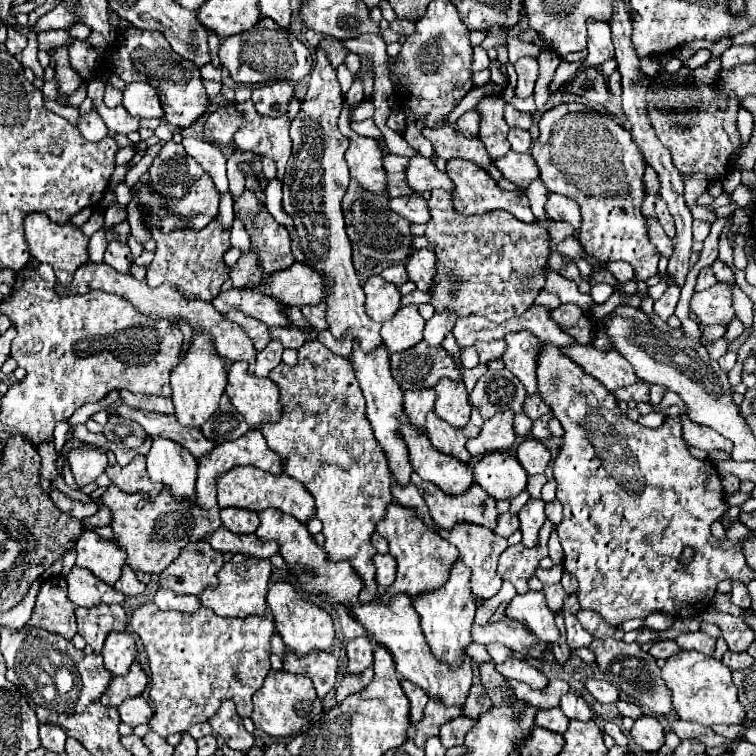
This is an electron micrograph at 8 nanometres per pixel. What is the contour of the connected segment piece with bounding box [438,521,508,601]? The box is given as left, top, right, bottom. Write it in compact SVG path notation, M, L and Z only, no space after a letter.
M460 521L452 529L438 529L438 533L440 533L440 537L444 537L452 545L456 545L456 549L460 551L460 559L464 561L464 565L470 567L470 571L472 571L470 585L472 585L474 597L482 599L482 601L494 597L500 591L500 585L502 585L502 579L496 575L496 563L498 563L500 553L508 547L506 539L498 537L488 527L482 527L482 525L476 525L476 523L468 523L468 521Z

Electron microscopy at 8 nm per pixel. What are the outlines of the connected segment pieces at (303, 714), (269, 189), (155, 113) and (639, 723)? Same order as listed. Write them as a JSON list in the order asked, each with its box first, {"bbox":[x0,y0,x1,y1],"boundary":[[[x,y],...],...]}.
[{"bbox":[250,669,322,737],"boundary":[[[270,669],[264,685],[252,697],[254,713],[250,719],[258,729],[268,733],[270,737],[288,737],[298,733],[308,721],[314,721],[322,713],[322,701],[316,695],[316,689],[308,677],[292,675],[286,671]]]},{"bbox":[264,179,292,225],"boundary":[[[270,179],[266,185],[264,185],[264,195],[266,195],[266,207],[268,211],[278,219],[282,221],[284,225],[292,225],[292,219],[282,211],[280,207],[280,201],[282,201],[282,183],[278,179]]]},{"bbox":[122,83,164,119],"boundary":[[[130,83],[124,89],[124,103],[122,103],[130,115],[144,117],[144,119],[160,119],[164,117],[160,97],[154,87],[146,83]]]},{"bbox":[632,715,664,751],"boundary":[[[642,715],[634,721],[632,739],[642,751],[658,751],[664,745],[664,729],[656,717]]]}]

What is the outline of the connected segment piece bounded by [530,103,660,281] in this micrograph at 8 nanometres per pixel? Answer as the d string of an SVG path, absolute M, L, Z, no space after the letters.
M562 103L546 111L540 121L540 135L530 155L540 167L540 179L552 193L560 193L580 205L580 243L598 261L626 261L634 267L638 281L648 281L658 271L660 253L646 237L640 203L644 197L642 151L630 141L630 131L612 121L606 113L588 111L580 103Z

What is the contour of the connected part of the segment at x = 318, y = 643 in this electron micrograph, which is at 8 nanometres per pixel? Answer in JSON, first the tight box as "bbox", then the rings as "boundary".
{"bbox":[268,581,334,655],"boundary":[[[278,581],[270,587],[268,591],[268,607],[274,615],[274,625],[276,631],[280,633],[280,637],[284,639],[286,647],[298,655],[308,653],[308,651],[328,651],[332,641],[334,641],[334,625],[332,625],[332,617],[330,613],[312,603],[306,595],[302,595],[300,591],[294,589],[294,585],[286,583],[286,581]]]}

